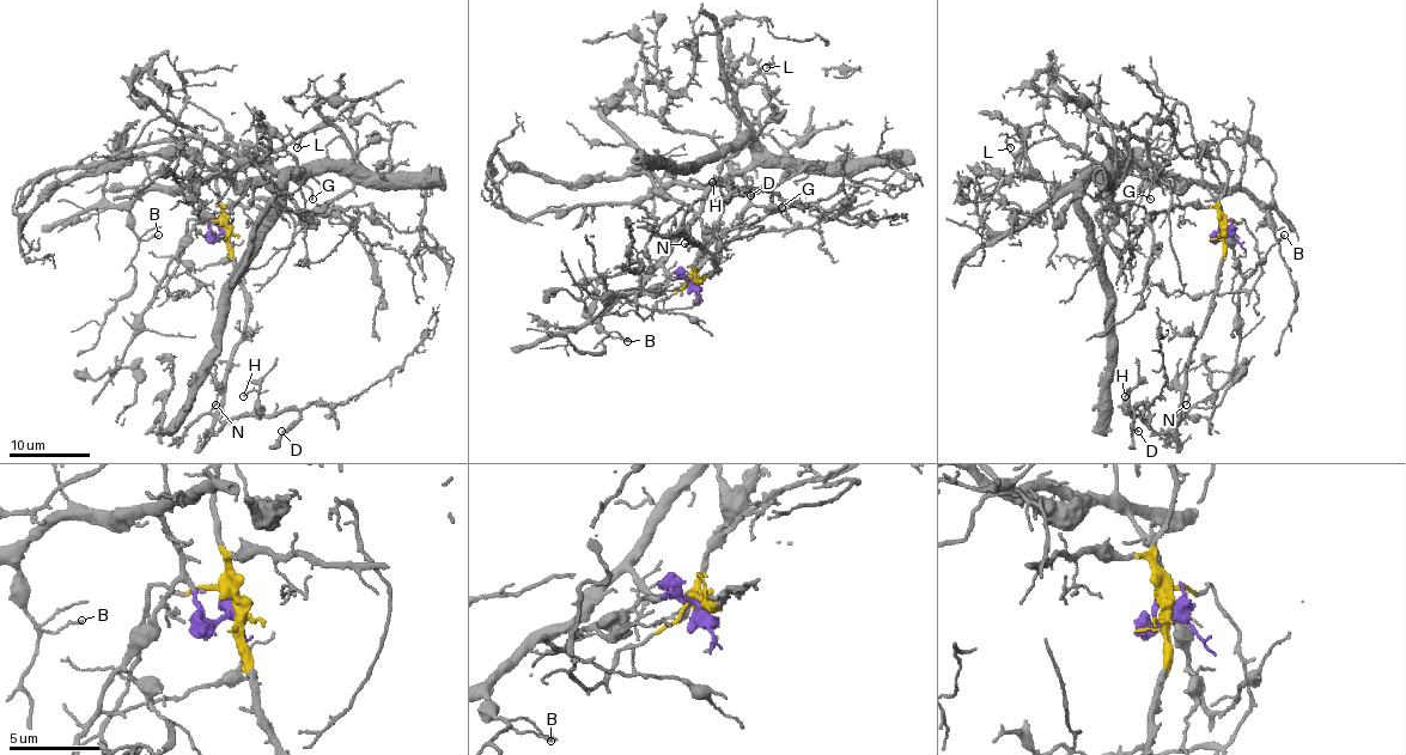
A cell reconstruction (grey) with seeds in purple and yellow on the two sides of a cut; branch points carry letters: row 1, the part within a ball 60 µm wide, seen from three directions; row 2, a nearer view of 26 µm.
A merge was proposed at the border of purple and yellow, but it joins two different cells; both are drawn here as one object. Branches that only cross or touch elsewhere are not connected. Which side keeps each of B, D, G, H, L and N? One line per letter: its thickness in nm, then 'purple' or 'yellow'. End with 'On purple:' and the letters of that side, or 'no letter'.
B: 140 nm | purple
D: 130 nm | yellow
G: 130 nm | purple
H: 110 nm | yellow
L: 120 nm | purple
N: 130 nm | yellow
On purple: B, G, L

